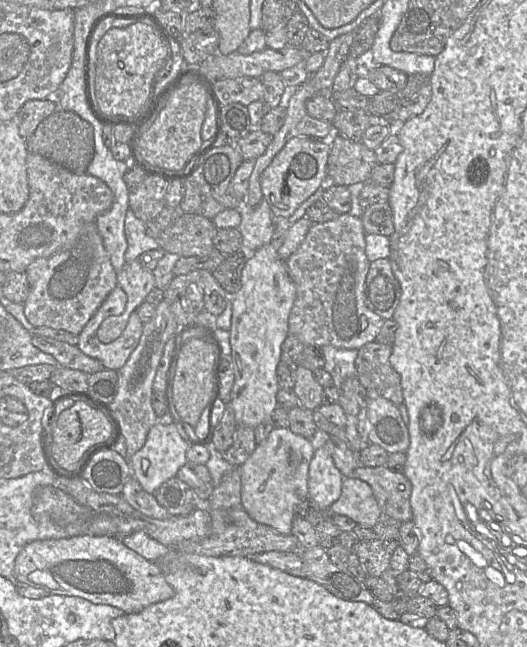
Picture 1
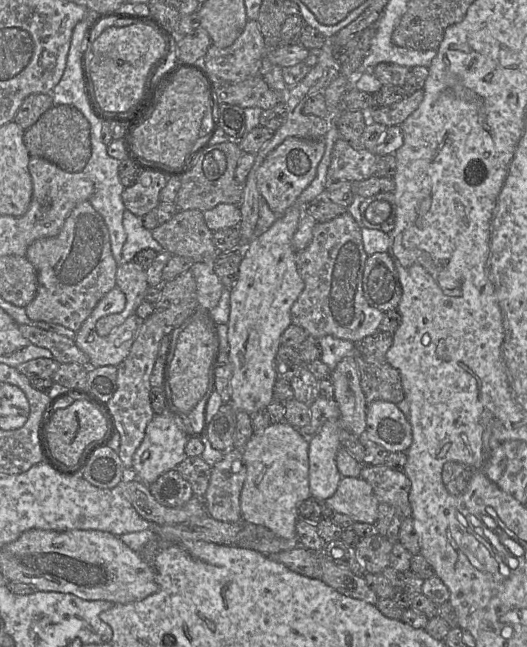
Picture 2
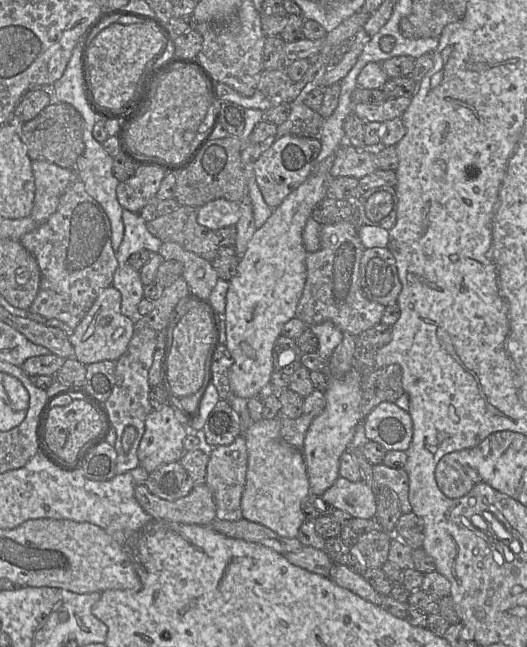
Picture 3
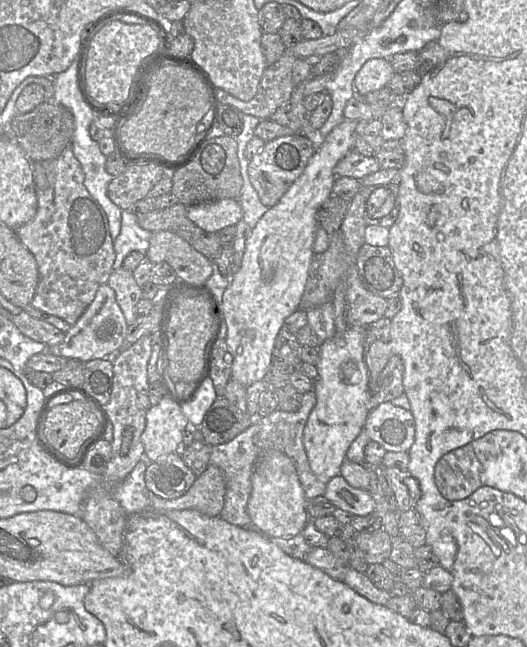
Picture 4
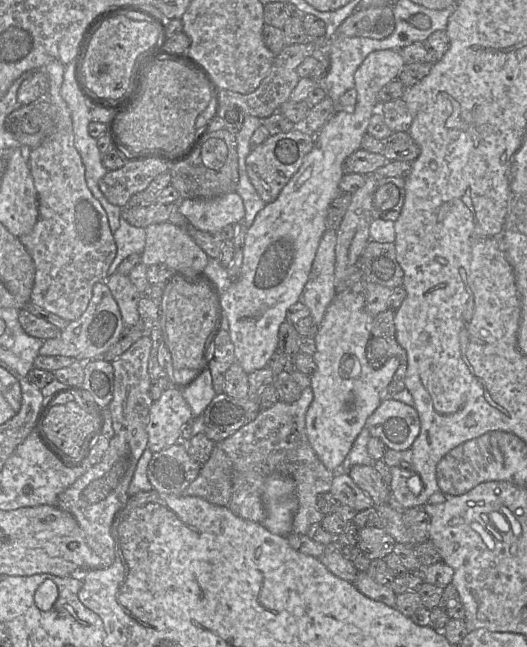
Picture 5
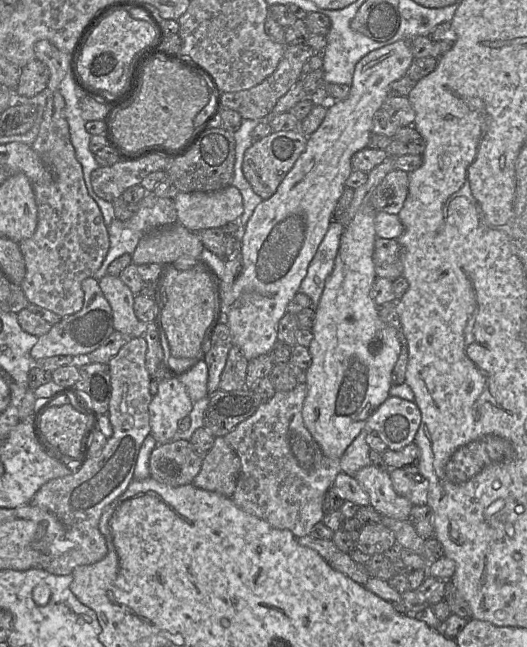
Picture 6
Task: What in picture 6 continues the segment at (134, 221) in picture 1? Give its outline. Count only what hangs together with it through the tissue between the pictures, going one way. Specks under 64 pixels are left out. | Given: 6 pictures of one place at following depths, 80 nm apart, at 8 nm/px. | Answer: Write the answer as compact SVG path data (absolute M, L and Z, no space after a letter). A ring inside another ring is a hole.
M114 219L107 226L110 247L101 267L95 272L93 277L100 280L107 275L109 265L123 254L132 255L143 234L125 227L119 219Z

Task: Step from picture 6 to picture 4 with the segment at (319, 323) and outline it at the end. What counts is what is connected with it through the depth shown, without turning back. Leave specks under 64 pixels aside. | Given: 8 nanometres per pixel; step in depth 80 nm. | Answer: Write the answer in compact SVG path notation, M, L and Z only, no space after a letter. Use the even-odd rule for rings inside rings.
M349 326L342 334L337 334L318 347L319 360L316 364L317 379L313 383L316 404L309 414L303 433L303 444L312 472L323 483L327 484L331 478L340 474L340 468L346 459L347 451L359 435L370 413L368 401L370 399L369 370L364 360L364 340L366 327Z

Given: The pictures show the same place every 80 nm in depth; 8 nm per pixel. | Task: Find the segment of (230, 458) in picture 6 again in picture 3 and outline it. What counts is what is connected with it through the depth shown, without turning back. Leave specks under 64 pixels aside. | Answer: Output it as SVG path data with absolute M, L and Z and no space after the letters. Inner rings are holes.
M205 483L194 486L187 496L175 501L155 496L146 484L136 485L134 495L141 508L155 522L206 526L216 518L215 501Z

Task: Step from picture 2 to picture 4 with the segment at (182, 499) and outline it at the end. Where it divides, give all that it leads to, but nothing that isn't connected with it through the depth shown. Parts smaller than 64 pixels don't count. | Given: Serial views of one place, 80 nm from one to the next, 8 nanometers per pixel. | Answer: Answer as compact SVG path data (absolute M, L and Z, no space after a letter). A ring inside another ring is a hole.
M174 452L148 462L145 472L147 489L162 499L175 499L185 494L196 480L180 452Z

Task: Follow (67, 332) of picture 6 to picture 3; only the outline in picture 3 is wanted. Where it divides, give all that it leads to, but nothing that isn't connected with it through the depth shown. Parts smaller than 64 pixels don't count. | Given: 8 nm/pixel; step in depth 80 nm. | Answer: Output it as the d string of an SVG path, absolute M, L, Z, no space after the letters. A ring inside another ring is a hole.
M110 286L101 291L87 314L74 328L69 341L75 351L74 358L84 365L105 360L116 362L127 350L134 333L134 321L121 313L121 293Z

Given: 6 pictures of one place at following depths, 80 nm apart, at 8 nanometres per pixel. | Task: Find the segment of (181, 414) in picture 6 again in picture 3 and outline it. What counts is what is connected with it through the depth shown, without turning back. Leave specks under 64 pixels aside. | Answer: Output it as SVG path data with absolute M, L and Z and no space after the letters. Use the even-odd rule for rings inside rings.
M169 403L160 409L153 409L146 418L145 432L138 447L140 467L151 473L165 464L179 461L185 452L183 442L187 434L188 429L178 421Z

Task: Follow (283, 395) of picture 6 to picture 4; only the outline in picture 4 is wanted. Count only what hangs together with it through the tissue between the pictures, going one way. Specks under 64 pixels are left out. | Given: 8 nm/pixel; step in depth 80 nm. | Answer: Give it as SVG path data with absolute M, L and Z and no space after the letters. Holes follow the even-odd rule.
M308 391L302 395L301 405L297 411L286 412L277 409L267 416L255 416L253 423L231 441L212 446L209 462L220 468L226 479L224 506L219 517L238 527L246 528L251 525L247 511L247 503L252 489L251 476L260 456L269 450L281 451L293 461L306 502L324 495L326 484L312 472L303 444L304 428L315 404L315 392Z

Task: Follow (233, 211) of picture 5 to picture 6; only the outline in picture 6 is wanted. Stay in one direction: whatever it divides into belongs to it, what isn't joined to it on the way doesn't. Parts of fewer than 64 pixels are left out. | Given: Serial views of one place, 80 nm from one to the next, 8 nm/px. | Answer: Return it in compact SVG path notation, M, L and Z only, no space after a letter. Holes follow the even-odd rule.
M232 185L209 193L178 192L173 200L178 222L193 232L222 228L243 213L242 195Z

